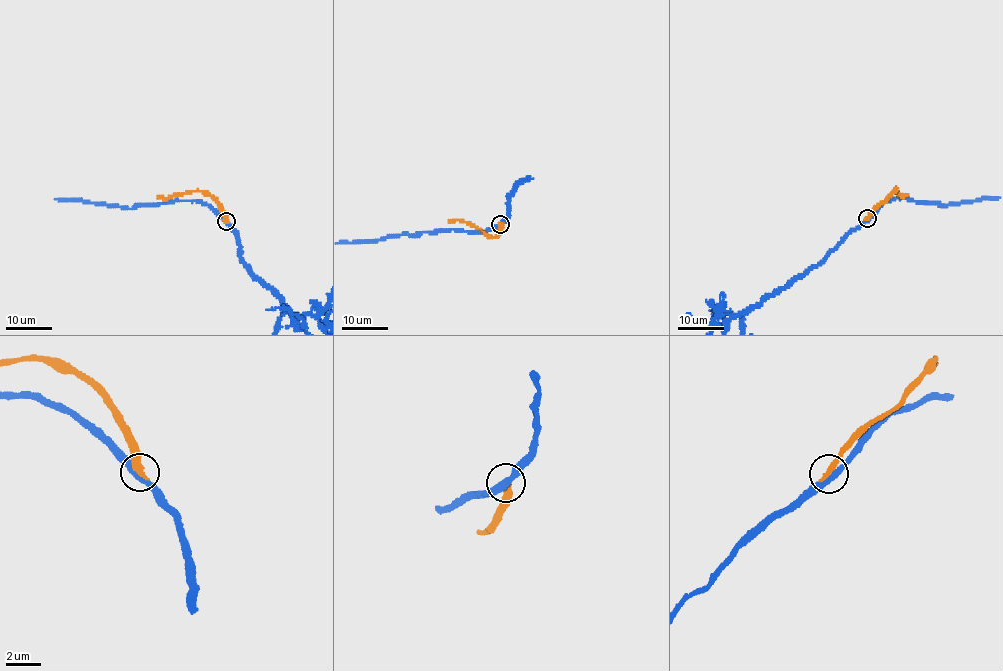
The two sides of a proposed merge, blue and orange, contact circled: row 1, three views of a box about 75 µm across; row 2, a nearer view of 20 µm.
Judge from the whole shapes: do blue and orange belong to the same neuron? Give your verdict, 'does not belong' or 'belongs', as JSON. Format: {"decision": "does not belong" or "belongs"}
{"decision": "does not belong"}

